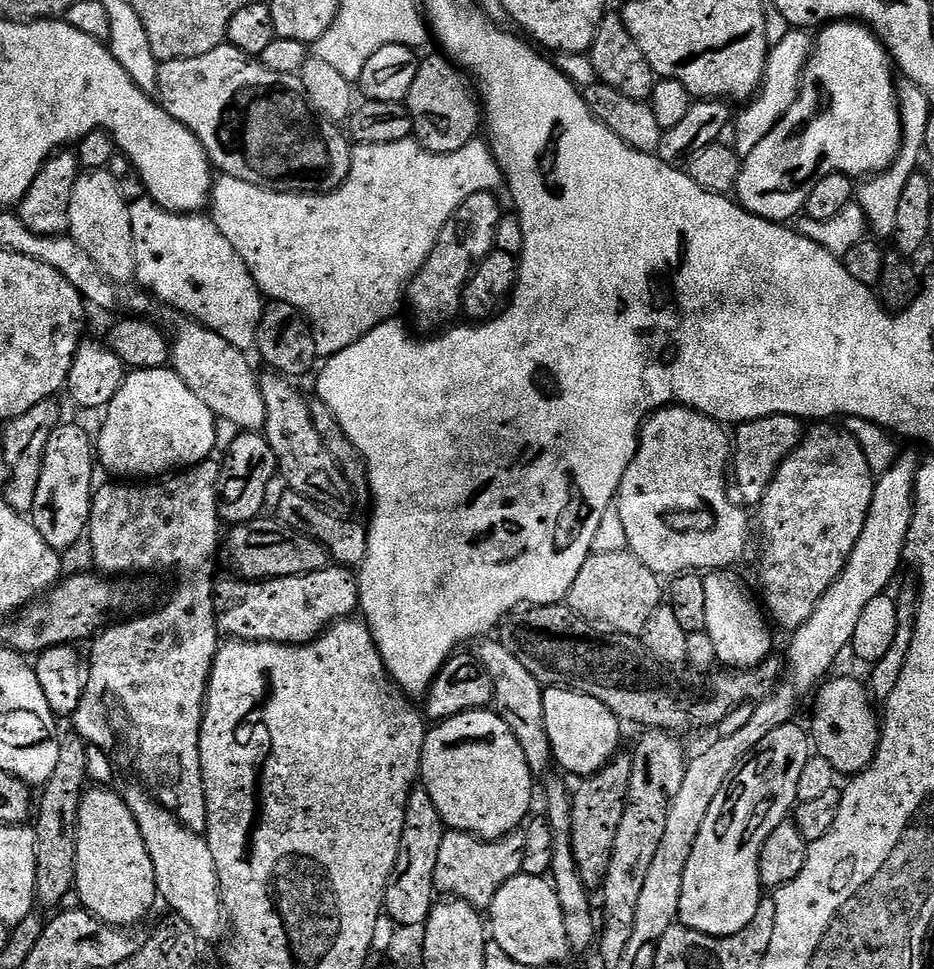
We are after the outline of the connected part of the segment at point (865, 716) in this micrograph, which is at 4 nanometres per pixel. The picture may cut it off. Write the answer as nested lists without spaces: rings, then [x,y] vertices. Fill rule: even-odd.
[[[848,676],[832,679],[825,679],[815,693],[816,709],[812,712],[810,736],[815,751],[826,758],[830,766],[834,766],[837,774],[844,775],[845,772],[845,777],[851,778],[870,766],[880,745],[882,720],[877,709],[876,712],[872,709],[874,700],[865,685],[863,688],[858,681],[851,680]]]

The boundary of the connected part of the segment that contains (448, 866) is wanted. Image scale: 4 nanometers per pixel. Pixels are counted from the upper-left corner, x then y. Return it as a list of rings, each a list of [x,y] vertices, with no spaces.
[[[520,830],[497,840],[481,840],[469,832],[445,831],[442,846],[438,850],[438,866],[434,866],[437,893],[451,894],[478,910],[487,910],[492,905],[494,894],[502,890],[510,878],[521,875],[522,849],[525,846],[526,838]]]

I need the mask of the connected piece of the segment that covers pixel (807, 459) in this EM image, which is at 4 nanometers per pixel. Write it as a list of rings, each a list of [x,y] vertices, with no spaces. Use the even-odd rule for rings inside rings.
[[[816,422],[805,431],[803,438],[800,440],[800,445],[789,454],[786,458],[786,462],[782,462],[778,474],[774,474],[774,478],[770,482],[766,494],[758,505],[758,511],[760,511],[760,544],[764,547],[764,565],[760,568],[760,584],[764,587],[764,600],[762,596],[762,604],[766,609],[767,615],[771,617],[773,621],[776,619],[782,627],[788,628],[787,630],[801,628],[802,625],[808,621],[810,614],[814,614],[814,610],[818,606],[820,599],[827,594],[830,590],[830,586],[842,574],[842,570],[846,566],[846,562],[850,558],[850,554],[858,542],[858,534],[862,534],[862,526],[866,526],[866,514],[870,512],[870,502],[874,498],[876,480],[874,479],[874,473],[870,462],[862,450],[858,438],[854,438],[854,434],[850,434],[847,427],[840,425],[839,428],[836,424],[839,423]]]

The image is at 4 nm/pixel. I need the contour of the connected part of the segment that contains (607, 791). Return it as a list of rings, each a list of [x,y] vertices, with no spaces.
[[[617,754],[613,756],[610,763],[602,766],[602,770],[598,770],[592,776],[583,777],[577,783],[580,785],[571,793],[574,862],[577,863],[582,882],[589,890],[599,889],[608,873],[614,850],[614,838],[618,838],[618,825],[622,822],[622,814],[626,810],[631,773],[631,755]]]

